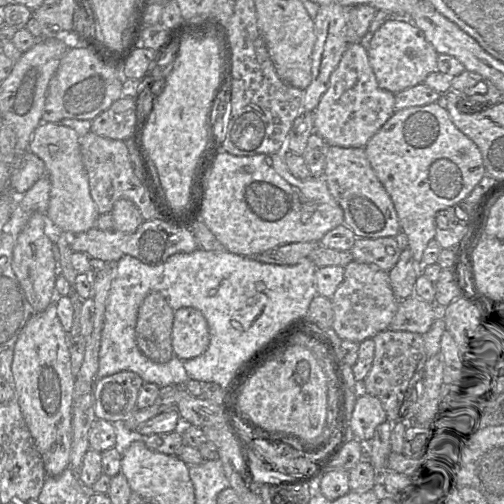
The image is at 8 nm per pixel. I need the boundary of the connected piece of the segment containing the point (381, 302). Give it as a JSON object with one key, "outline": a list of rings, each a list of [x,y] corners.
{"outline":[[[352,261],[344,267],[343,281],[330,301],[334,311],[332,329],[337,336],[341,340],[361,343],[388,329],[400,300],[392,291],[388,272],[375,264]]]}

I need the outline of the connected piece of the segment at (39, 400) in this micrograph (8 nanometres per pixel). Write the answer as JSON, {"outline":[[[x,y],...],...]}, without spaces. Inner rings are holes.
{"outline":[[[56,300],[26,323],[14,346],[11,371],[18,404],[43,460],[46,476],[59,475],[69,467],[76,377],[71,372],[68,333],[58,318]]]}

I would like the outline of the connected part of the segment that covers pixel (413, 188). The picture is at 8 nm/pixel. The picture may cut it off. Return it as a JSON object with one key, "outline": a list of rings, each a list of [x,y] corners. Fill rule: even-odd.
{"outline":[[[439,102],[395,111],[394,114],[386,121],[386,123],[368,141],[368,143],[364,147],[364,150],[375,175],[384,186],[386,192],[389,194],[393,202],[398,216],[400,229],[403,233],[406,234],[408,238],[408,248],[411,251],[414,260],[421,265],[422,273],[422,256],[424,250],[426,249],[428,243],[431,240],[435,239],[437,213],[464,200],[481,181],[483,176],[486,174],[482,154],[477,145],[457,129],[457,127],[451,120],[446,108],[443,106],[442,103]]]}

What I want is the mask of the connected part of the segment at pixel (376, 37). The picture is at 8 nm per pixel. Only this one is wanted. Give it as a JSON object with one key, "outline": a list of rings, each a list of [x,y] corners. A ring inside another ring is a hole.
{"outline":[[[408,18],[385,22],[373,33],[367,53],[378,86],[393,94],[422,84],[430,73],[437,71],[438,53]]]}

